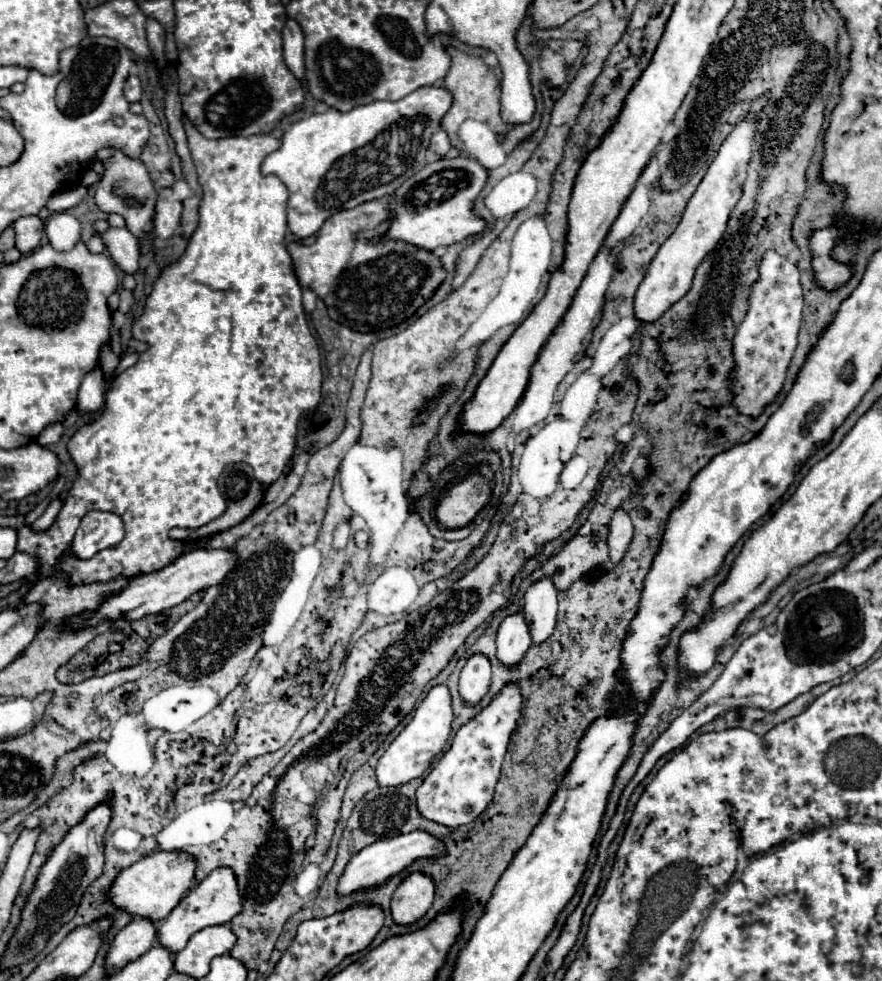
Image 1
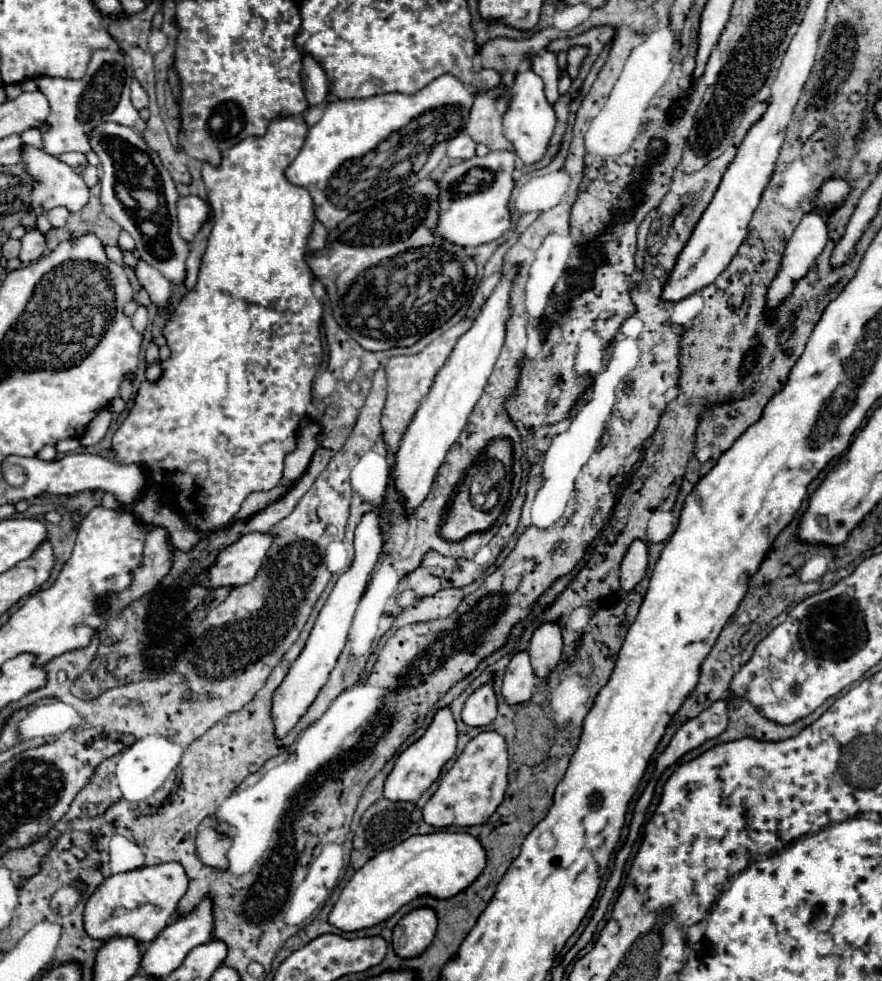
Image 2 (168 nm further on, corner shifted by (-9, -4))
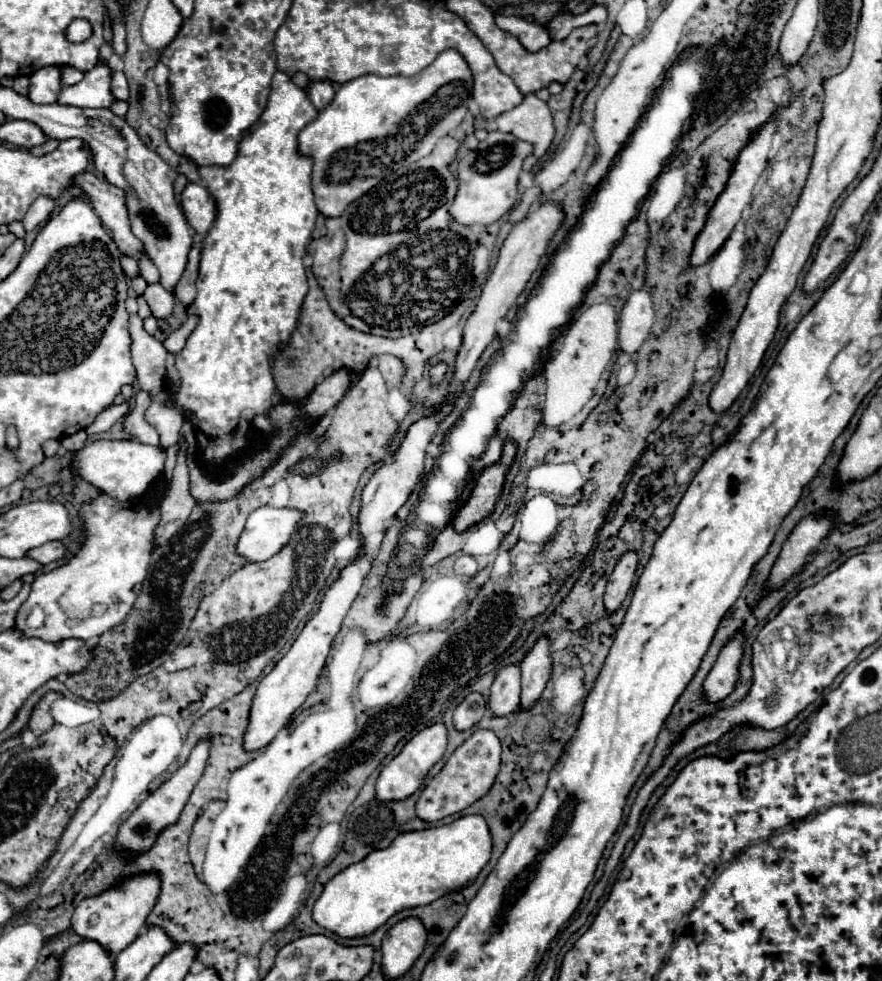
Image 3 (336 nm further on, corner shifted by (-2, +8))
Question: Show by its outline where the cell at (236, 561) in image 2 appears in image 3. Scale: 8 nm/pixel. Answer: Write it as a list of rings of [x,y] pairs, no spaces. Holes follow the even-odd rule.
[[[261,506],[249,514],[235,552],[247,562],[263,562],[277,554],[295,532],[301,512],[291,508]]]

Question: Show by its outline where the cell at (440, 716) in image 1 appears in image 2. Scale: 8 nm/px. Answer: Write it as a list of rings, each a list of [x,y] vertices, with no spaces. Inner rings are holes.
[[[442,708],[436,712],[436,716],[434,716],[432,724],[428,726],[428,730],[424,732],[424,736],[398,756],[398,760],[384,784],[384,798],[392,800],[392,802],[418,800],[432,786],[432,782],[440,776],[444,764],[454,756],[454,752],[456,752],[456,722],[452,718],[452,712],[448,708]]]

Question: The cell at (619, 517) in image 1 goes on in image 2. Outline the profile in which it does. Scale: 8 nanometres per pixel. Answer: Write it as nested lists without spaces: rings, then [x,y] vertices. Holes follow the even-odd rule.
[[[634,540],[630,544],[630,550],[626,552],[626,558],[620,566],[620,588],[624,592],[632,592],[634,586],[644,578],[648,570],[648,548],[646,542]]]

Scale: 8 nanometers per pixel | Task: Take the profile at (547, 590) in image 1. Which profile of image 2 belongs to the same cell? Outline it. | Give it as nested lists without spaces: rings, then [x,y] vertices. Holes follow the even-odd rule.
[[[542,624],[532,636],[528,654],[532,660],[534,674],[540,680],[546,680],[562,656],[560,628],[556,624]]]

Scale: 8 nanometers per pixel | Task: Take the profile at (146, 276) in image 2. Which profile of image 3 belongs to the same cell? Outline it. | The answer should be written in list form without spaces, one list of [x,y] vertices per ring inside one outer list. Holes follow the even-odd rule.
[[[155,282],[155,284],[149,284],[147,290],[145,290],[145,300],[153,312],[155,318],[167,318],[173,310],[173,294],[163,290],[161,282]]]

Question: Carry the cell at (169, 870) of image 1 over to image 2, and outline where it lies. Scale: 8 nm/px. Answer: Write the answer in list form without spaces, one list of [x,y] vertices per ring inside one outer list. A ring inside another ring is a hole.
[[[176,862],[114,874],[88,898],[84,908],[84,930],[90,938],[104,942],[116,936],[130,936],[138,944],[148,944],[172,922],[174,906],[178,906],[178,898],[186,894],[186,886],[186,872]]]

